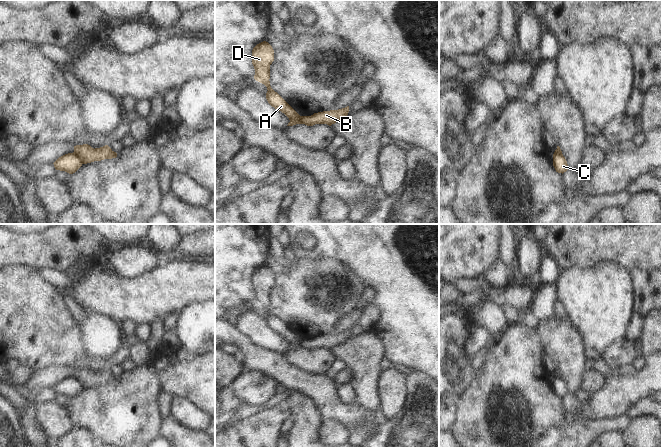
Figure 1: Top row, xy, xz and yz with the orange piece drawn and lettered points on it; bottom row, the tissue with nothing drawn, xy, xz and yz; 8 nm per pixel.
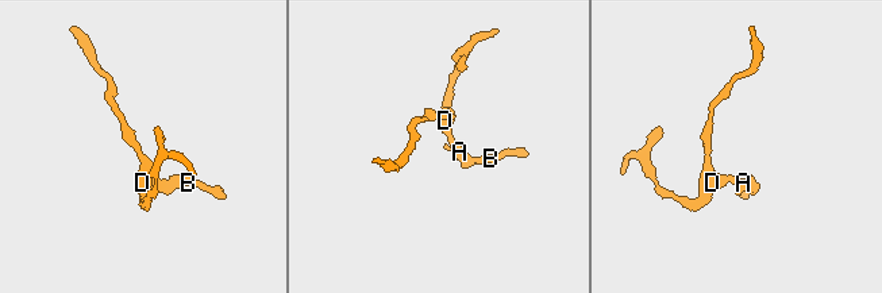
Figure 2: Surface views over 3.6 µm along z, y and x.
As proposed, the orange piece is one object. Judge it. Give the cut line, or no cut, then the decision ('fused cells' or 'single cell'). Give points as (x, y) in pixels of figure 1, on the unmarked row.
cut in xy along (73, 376), (82, 387); fused cells

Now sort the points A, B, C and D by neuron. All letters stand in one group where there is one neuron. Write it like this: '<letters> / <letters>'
A C D / B

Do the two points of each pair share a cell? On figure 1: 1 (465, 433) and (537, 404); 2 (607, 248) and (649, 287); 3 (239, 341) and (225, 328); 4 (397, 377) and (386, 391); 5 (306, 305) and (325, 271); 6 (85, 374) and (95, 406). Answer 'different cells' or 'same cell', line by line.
1: same cell
2: different cells
3: same cell
4: same cell
5: same cell
6: different cells

